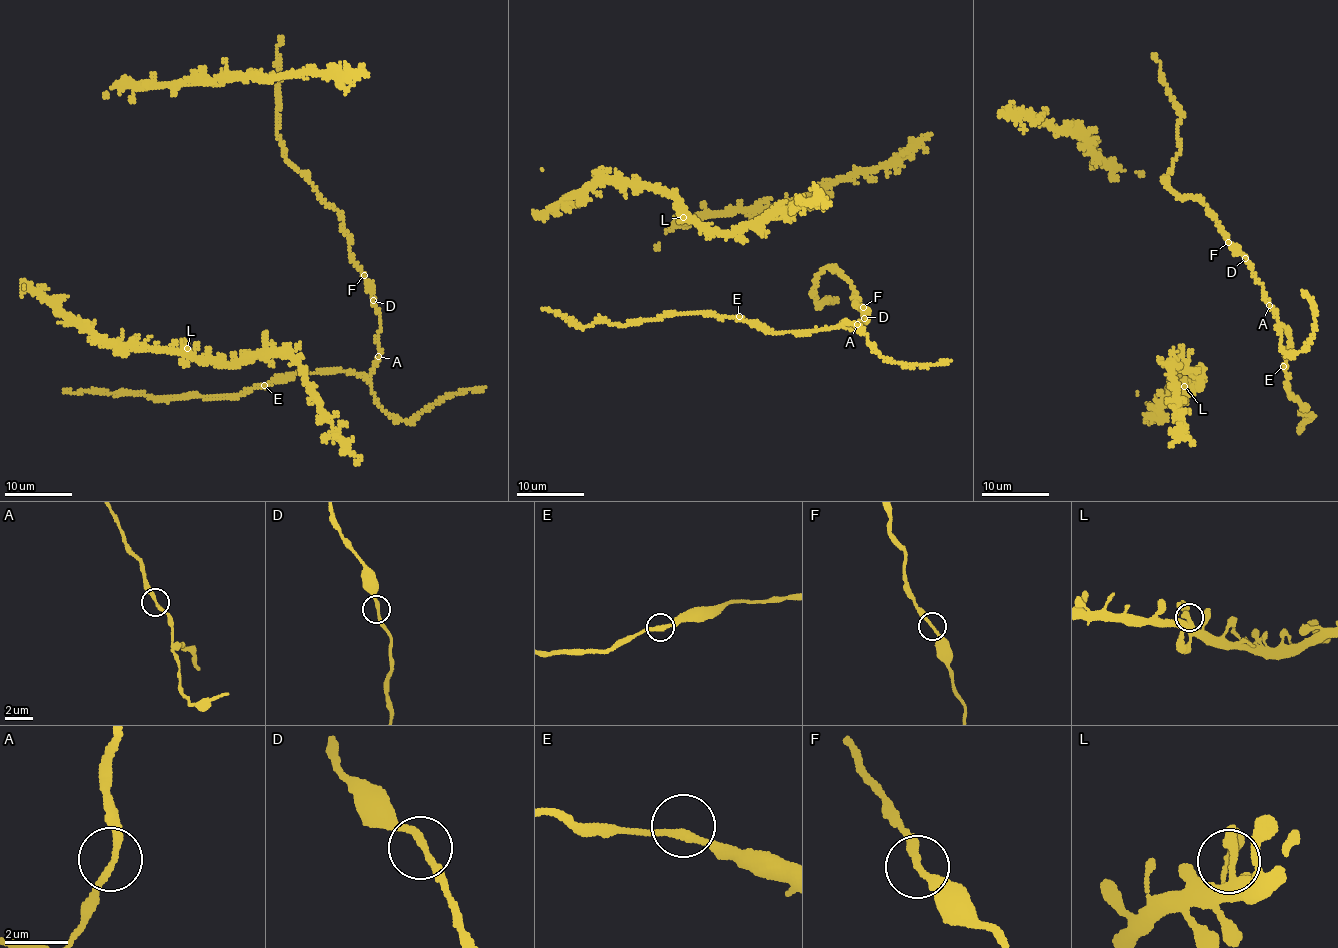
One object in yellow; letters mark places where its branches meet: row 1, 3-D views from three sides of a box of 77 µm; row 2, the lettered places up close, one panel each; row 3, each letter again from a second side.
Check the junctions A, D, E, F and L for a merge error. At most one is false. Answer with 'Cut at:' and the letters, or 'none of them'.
Cut at: none of them

